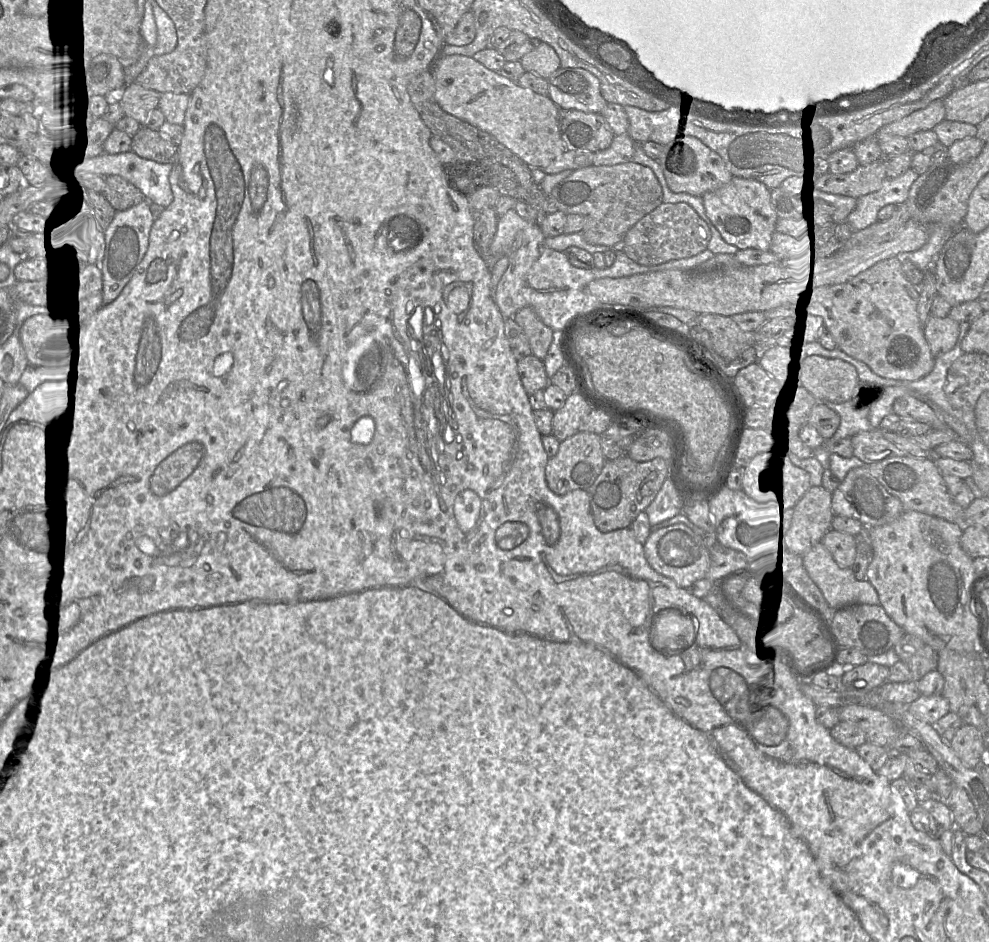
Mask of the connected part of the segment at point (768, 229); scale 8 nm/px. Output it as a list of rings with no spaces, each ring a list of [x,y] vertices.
[[[733,177],[722,188],[702,196],[708,218],[725,242],[738,249],[769,251],[778,215],[771,202],[771,190],[753,179]]]

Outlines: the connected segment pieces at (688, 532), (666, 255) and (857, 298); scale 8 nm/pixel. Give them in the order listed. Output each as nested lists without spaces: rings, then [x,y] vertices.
[[[679,523],[652,531],[643,546],[649,565],[682,588],[689,588],[697,580],[705,578],[710,566],[710,554],[707,547],[701,538],[685,524]]]
[[[662,203],[628,231],[624,238],[624,252],[640,265],[660,265],[699,255],[708,249],[711,236],[708,223],[692,206],[687,203]]]
[[[896,256],[878,262],[845,283],[802,291],[792,302],[807,315],[819,316],[838,348],[865,363],[878,376],[917,381],[928,375],[935,363],[918,317],[919,297],[919,287],[906,279],[902,259]]]

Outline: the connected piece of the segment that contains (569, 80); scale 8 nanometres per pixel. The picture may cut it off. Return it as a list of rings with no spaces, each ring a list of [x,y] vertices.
[[[560,67],[547,81],[548,97],[561,111],[601,114],[607,105],[599,79],[585,69]]]

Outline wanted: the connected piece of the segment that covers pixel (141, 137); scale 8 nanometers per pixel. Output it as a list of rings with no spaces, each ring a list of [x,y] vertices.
[[[141,126],[132,137],[131,151],[138,156],[161,164],[173,164],[178,157],[178,146],[165,140],[159,131]]]

